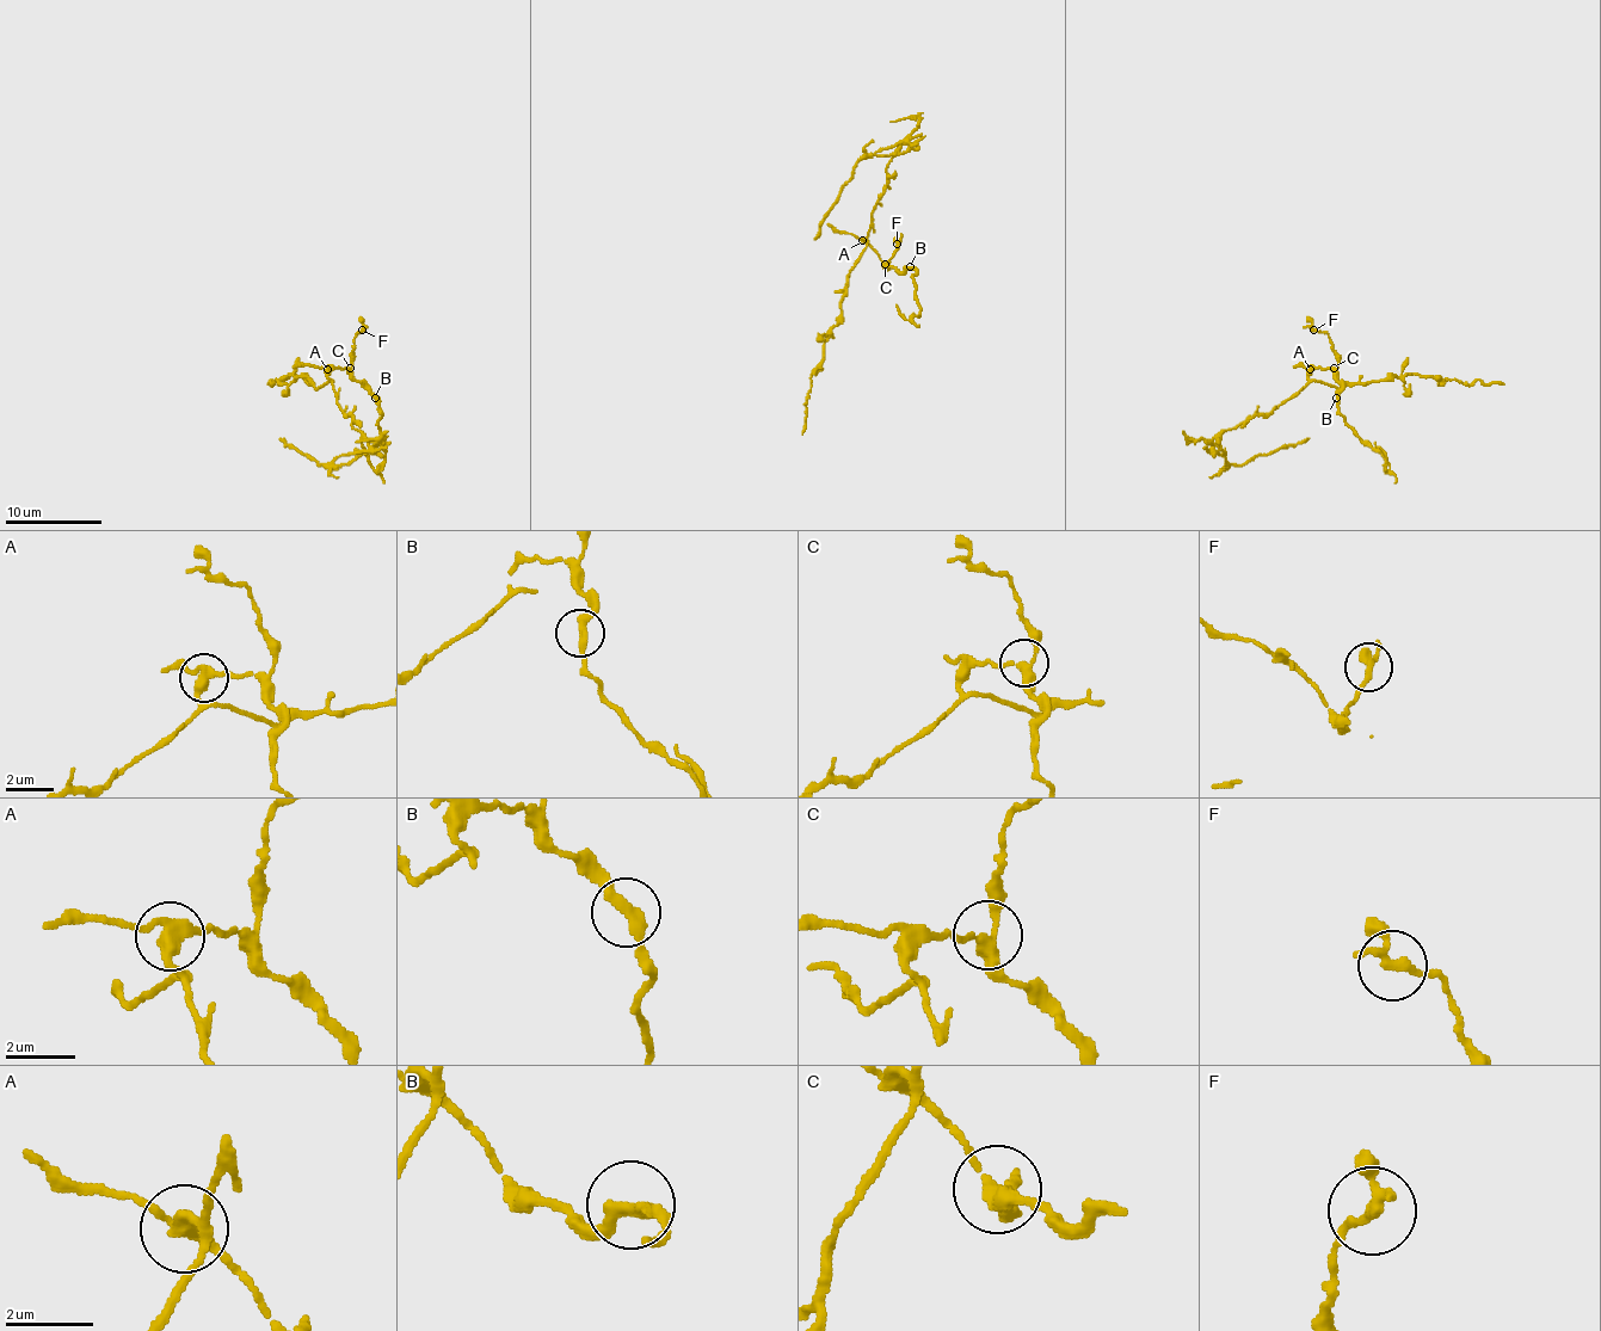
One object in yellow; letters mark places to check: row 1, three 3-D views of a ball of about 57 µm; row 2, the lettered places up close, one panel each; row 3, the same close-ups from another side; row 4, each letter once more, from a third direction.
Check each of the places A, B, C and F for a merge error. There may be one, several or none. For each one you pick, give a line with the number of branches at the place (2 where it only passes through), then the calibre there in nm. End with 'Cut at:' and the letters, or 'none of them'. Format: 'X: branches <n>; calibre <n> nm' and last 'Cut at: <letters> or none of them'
A: branches 3; calibre 320 nm
Cut at: A

